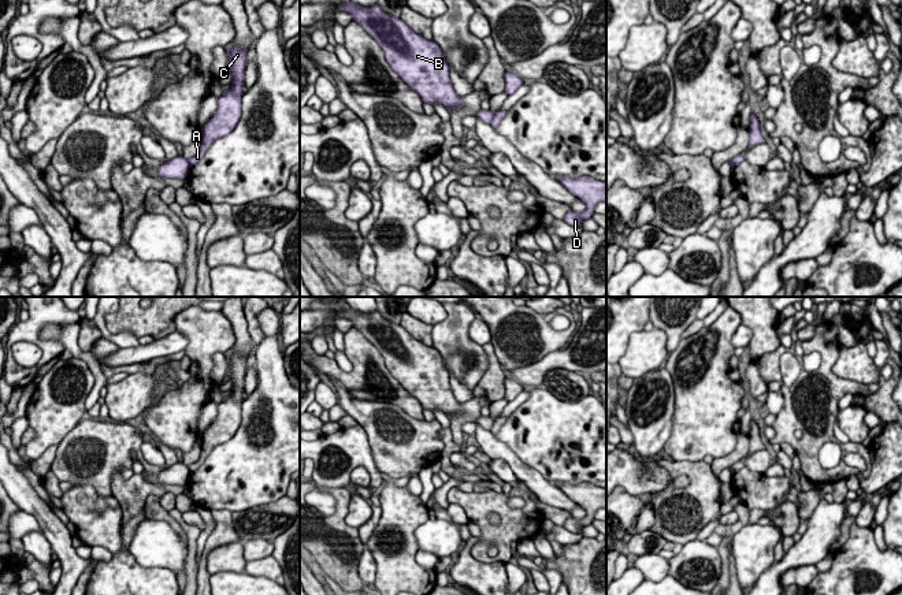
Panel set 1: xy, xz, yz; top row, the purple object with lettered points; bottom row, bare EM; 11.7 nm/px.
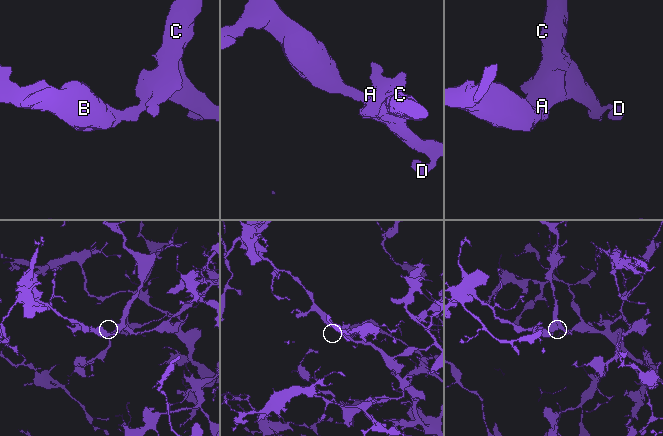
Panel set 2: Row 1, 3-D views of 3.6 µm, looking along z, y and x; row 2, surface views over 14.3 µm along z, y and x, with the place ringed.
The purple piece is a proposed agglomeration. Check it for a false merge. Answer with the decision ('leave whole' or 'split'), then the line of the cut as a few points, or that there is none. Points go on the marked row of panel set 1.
split | xz (496, 114), (490, 123)

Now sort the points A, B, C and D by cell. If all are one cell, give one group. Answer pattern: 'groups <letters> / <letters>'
groups A C D / B

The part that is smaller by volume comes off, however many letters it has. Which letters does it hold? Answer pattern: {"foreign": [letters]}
{"foreign": ["B"]}

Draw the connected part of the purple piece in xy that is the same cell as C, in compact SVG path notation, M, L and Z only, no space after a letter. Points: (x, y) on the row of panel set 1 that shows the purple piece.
M231 42L230 55L229 55L229 70L233 78L231 90L223 93L218 98L218 109L211 120L201 127L201 146L200 152L188 159L190 166L197 164L208 148L218 140L224 135L229 135L237 126L241 118L241 94L245 88L245 67L246 67L246 55L249 49L237 48Z

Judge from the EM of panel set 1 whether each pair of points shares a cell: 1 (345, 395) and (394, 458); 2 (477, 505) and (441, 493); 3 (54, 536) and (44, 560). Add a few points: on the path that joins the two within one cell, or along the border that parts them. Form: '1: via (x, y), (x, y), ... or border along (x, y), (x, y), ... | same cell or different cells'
1: via (362, 411), (393, 442) | same cell
2: border along (456, 486), (448, 491), (446, 501), (449, 504) | different cells
3: border along (40, 531), (54, 551) | different cells

